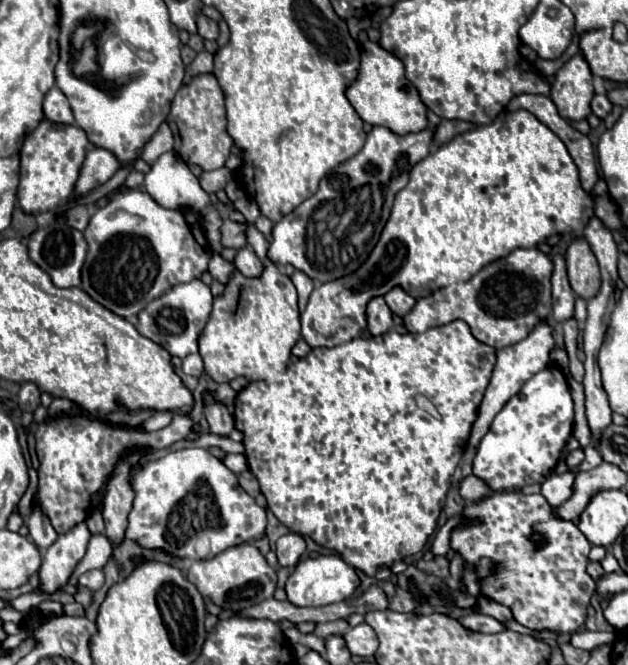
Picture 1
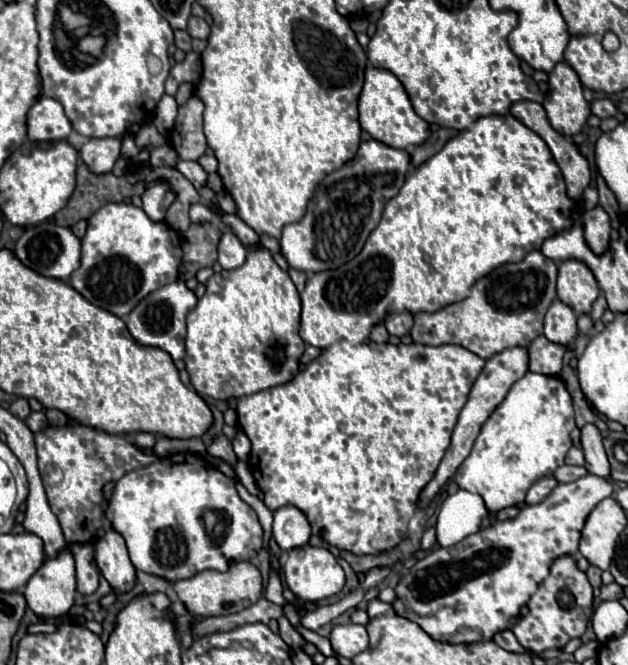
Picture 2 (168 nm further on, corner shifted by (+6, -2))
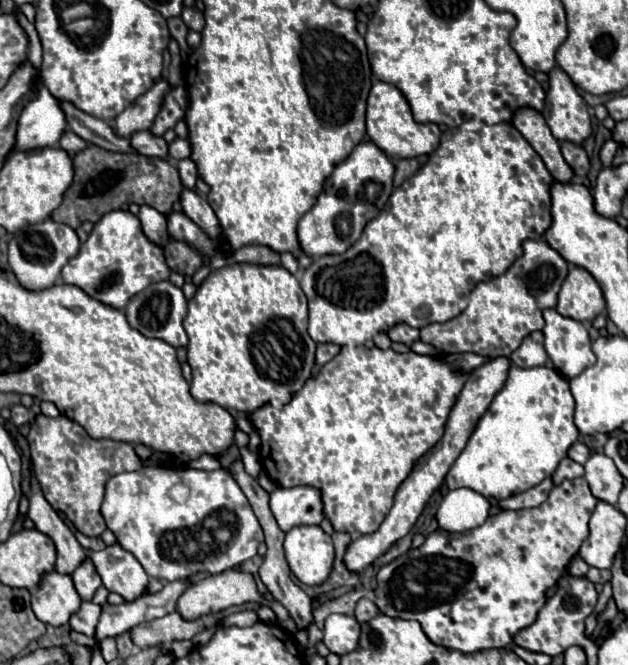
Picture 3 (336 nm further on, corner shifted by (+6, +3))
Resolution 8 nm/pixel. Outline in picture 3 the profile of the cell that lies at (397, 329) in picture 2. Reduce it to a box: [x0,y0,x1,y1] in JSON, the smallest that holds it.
[387,324,419,344]

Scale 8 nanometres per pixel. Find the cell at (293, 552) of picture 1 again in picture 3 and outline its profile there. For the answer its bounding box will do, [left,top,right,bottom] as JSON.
[269,488,323,532]

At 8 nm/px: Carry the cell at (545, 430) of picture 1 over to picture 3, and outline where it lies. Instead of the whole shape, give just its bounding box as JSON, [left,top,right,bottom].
[447,366,579,500]

